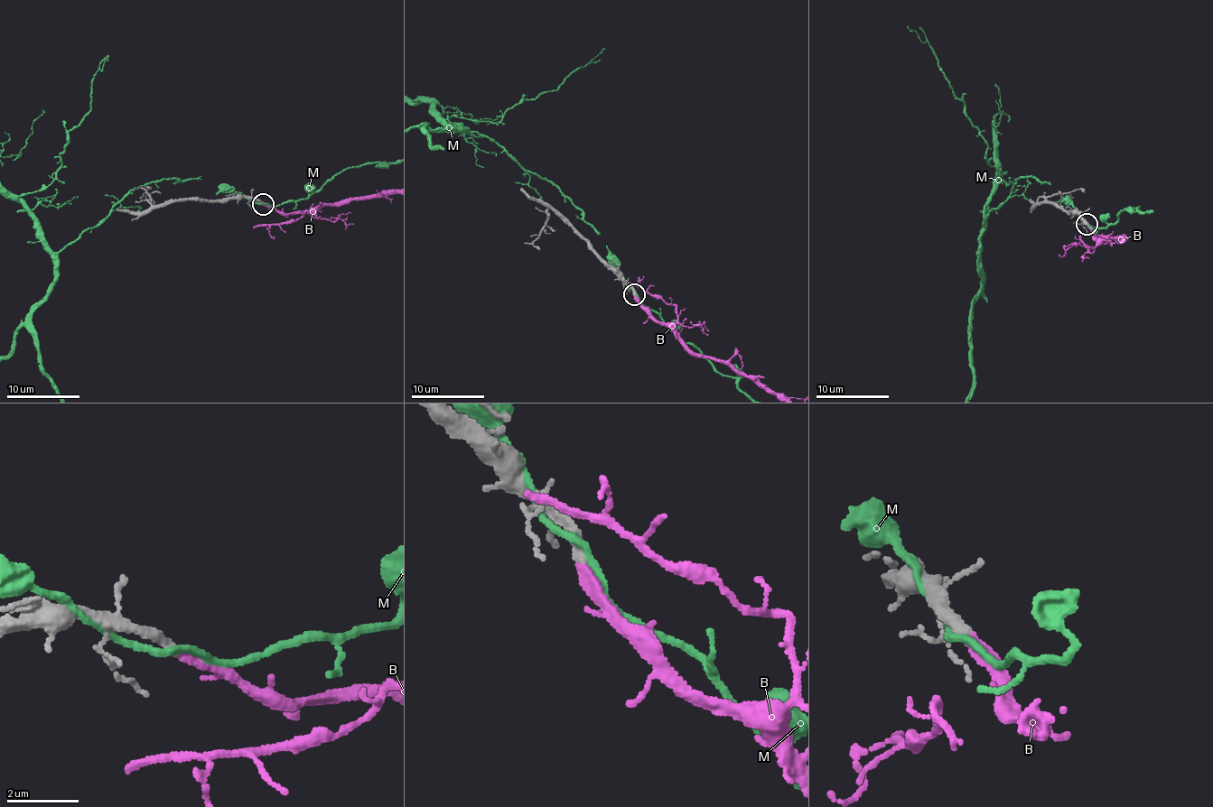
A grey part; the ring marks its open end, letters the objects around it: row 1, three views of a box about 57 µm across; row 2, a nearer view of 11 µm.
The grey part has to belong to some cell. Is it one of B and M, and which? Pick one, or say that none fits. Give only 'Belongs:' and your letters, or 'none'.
Belongs: B

